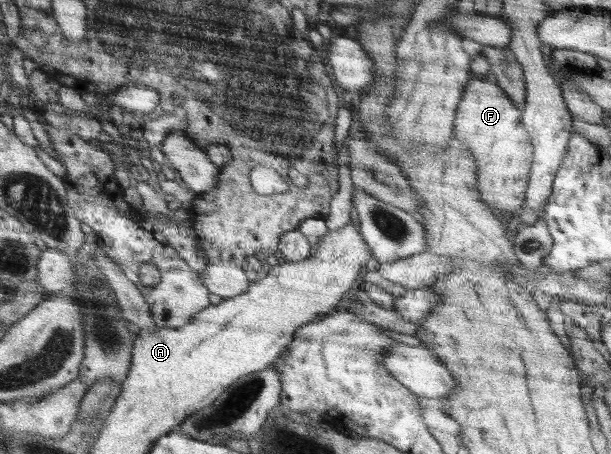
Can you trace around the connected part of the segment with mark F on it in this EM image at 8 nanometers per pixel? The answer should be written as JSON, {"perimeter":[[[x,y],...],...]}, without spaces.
{"perimeter":[[[490,77],[487,80],[473,78],[466,86],[461,102],[463,106],[459,106],[459,118],[455,118],[455,136],[465,144],[471,158],[479,166],[479,196],[487,206],[513,212],[525,202],[525,191],[529,183],[527,178],[533,163],[533,144],[526,128],[521,126],[522,108],[515,106],[513,100]]]}

